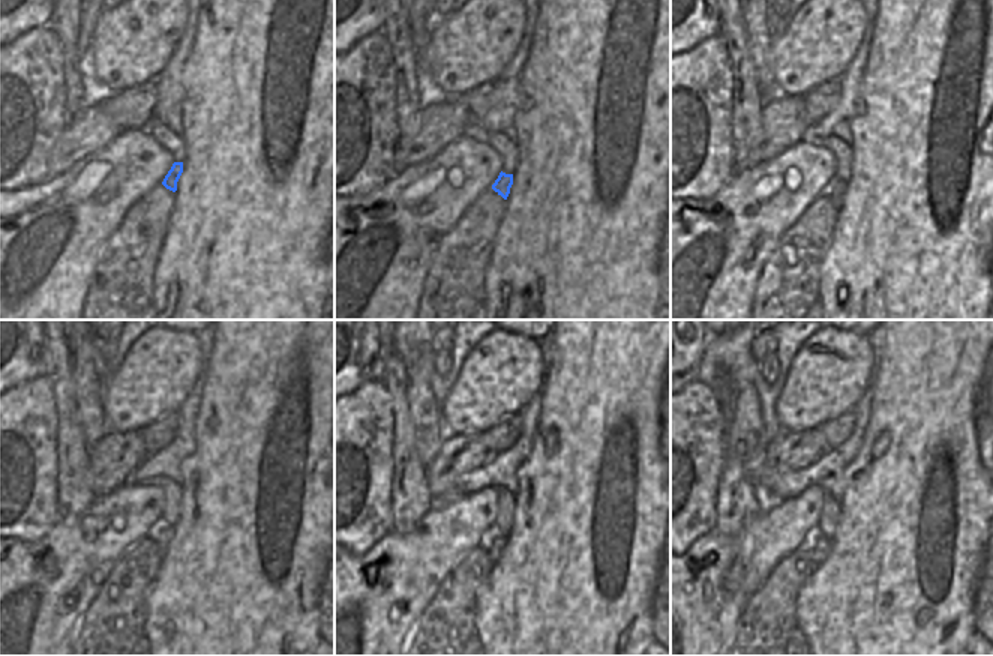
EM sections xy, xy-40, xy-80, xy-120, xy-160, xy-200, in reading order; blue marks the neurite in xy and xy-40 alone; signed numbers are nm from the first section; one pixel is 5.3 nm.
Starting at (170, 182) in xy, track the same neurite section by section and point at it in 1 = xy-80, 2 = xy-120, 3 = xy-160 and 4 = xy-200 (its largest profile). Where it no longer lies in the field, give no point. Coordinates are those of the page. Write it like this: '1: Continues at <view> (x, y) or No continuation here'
1: Continues at xy-80 (836, 189)
2: Continues at xy-120 (164, 532)
3: Continues at xy-160 (492, 544)
4: Continues at xy-200 (819, 548).

